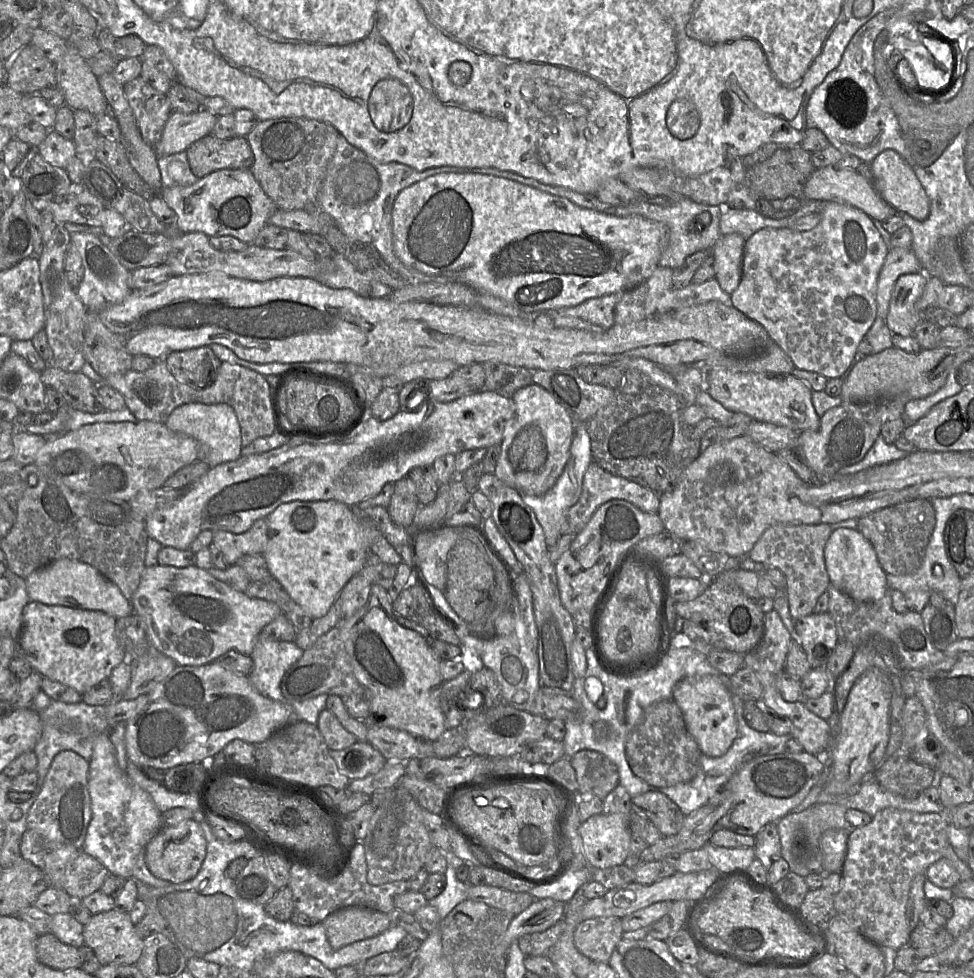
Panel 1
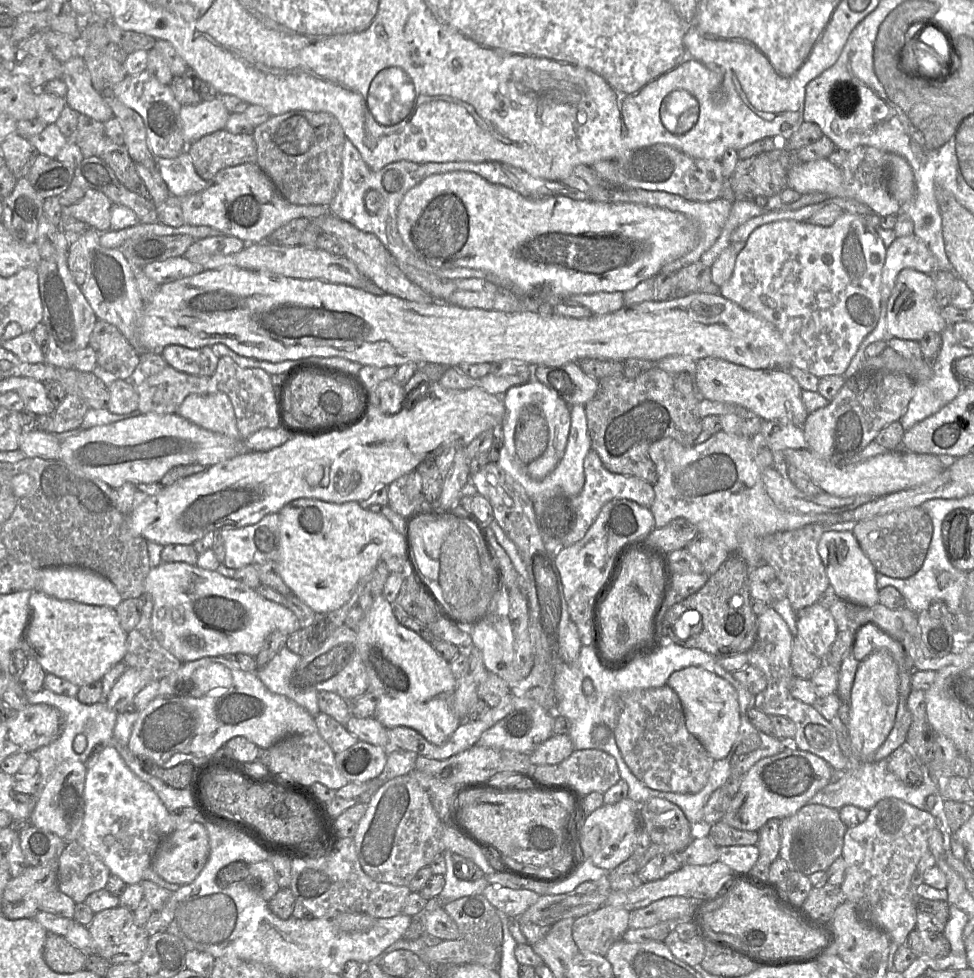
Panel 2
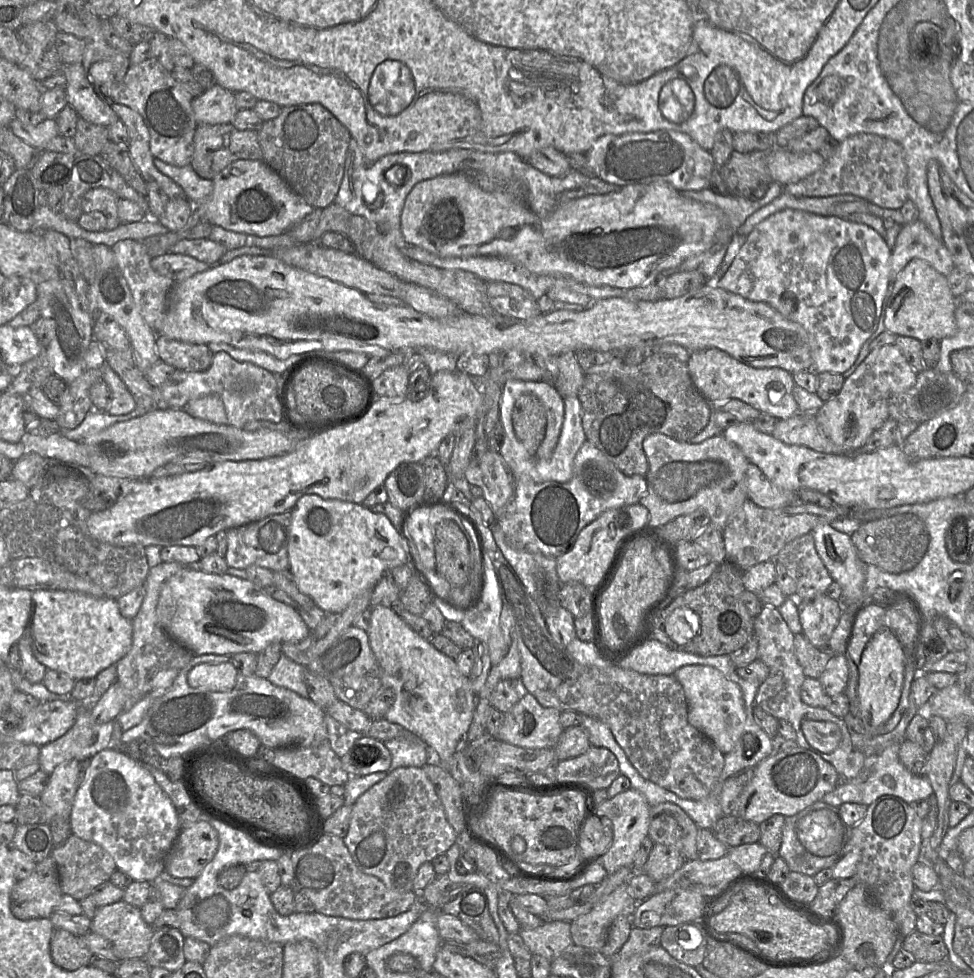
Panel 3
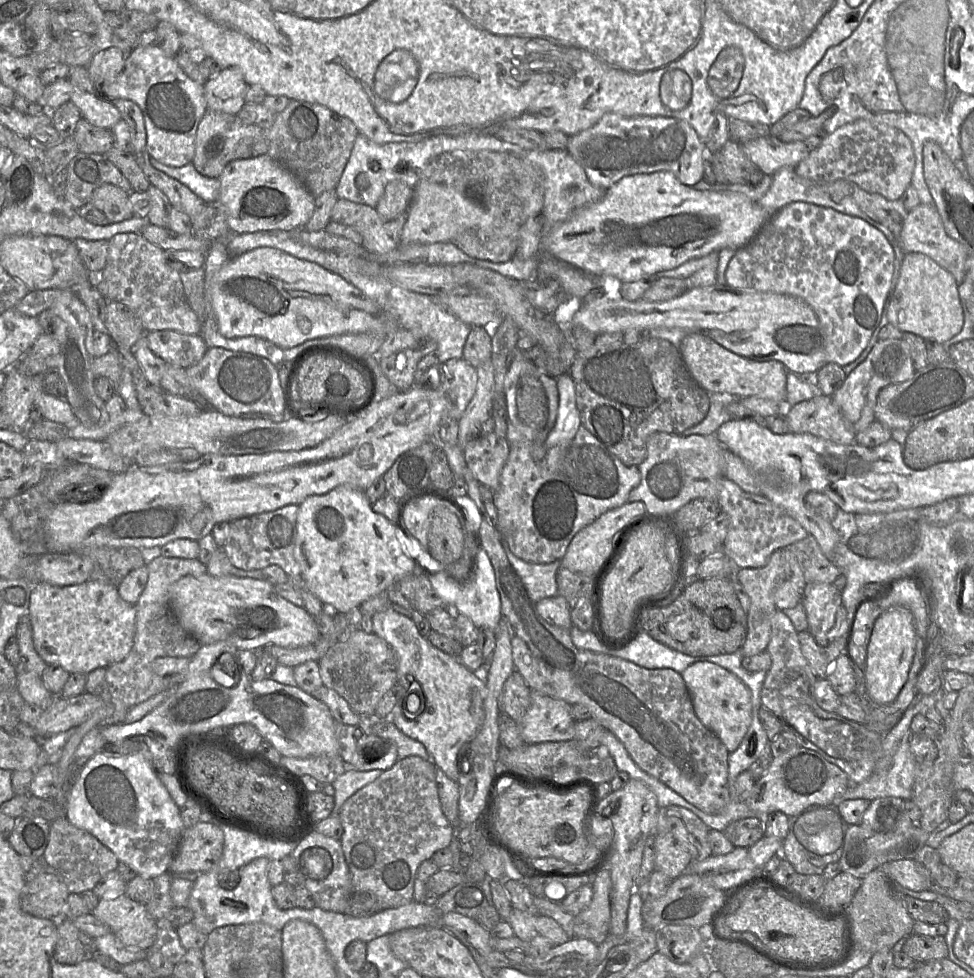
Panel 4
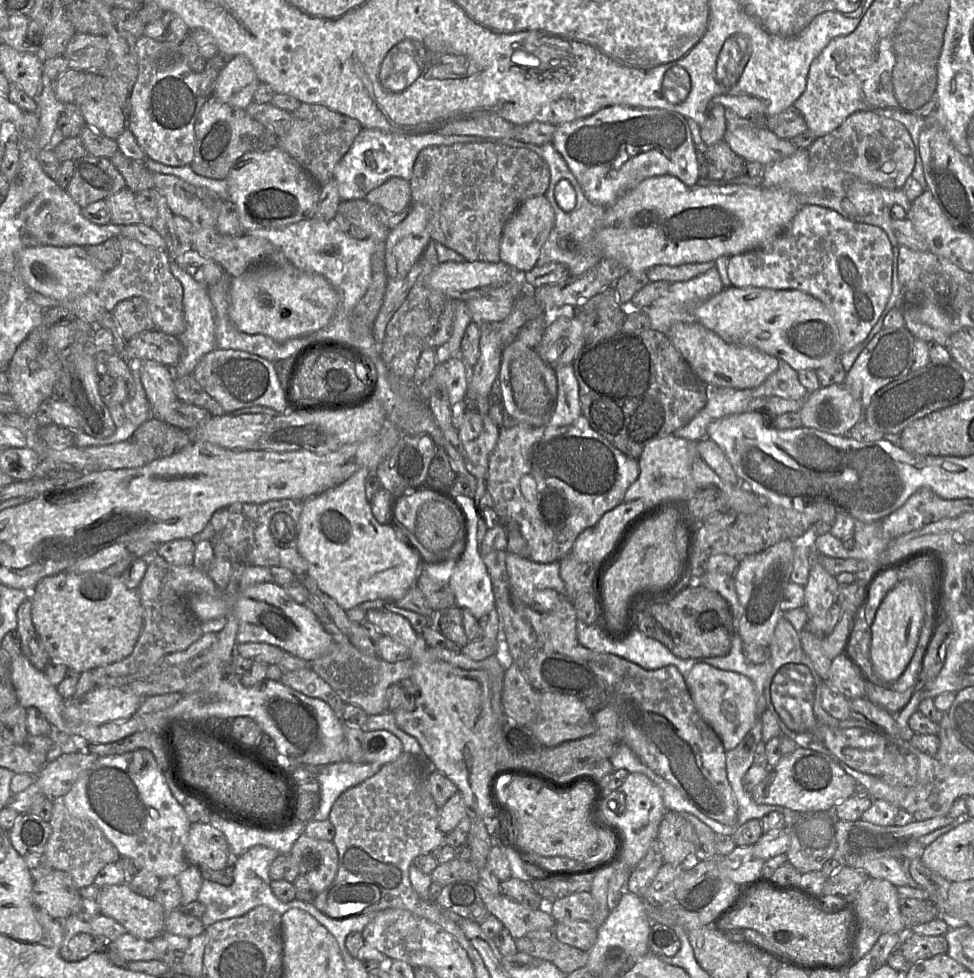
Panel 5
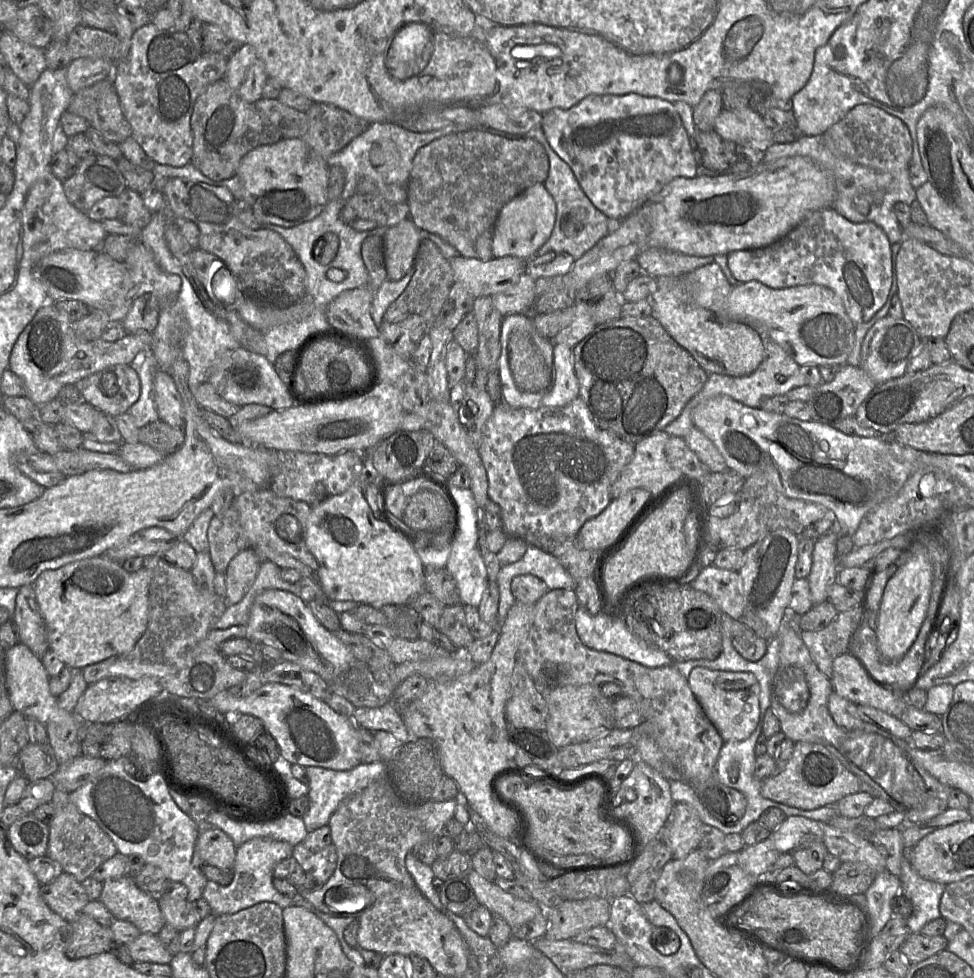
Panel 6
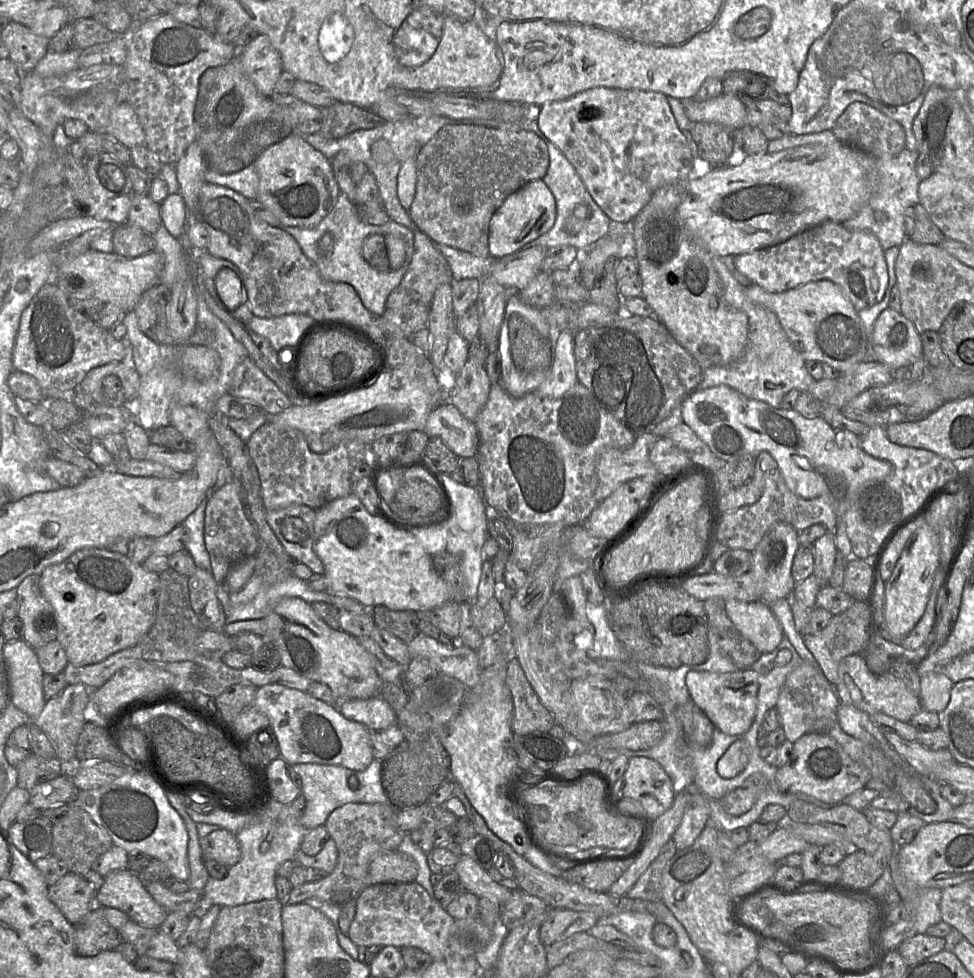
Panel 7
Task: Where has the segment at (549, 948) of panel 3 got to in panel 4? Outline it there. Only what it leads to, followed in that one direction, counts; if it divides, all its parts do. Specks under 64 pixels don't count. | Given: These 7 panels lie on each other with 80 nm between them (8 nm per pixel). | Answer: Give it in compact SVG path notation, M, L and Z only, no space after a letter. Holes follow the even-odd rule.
M513 908L506 921L512 927L515 936L526 942L537 936L546 938L552 945L563 944L570 939L553 918L541 914L532 916Z

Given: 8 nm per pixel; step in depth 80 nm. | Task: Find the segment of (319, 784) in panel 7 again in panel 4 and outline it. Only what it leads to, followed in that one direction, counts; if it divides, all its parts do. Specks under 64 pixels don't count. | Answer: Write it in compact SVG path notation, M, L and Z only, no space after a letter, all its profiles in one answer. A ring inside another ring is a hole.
M348 767L347 770L338 776L331 784L335 790L333 795L335 802L333 810L339 810L340 812L340 808L350 796L376 780L382 772L383 771L379 769L358 771Z

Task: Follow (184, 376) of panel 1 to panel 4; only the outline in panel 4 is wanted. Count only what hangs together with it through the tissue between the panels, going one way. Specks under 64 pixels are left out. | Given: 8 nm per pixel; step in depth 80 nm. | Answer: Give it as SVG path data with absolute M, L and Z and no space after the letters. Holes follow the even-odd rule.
M172 330L145 332L147 345L151 351L167 364L187 369L198 363L208 350L200 334L182 334Z

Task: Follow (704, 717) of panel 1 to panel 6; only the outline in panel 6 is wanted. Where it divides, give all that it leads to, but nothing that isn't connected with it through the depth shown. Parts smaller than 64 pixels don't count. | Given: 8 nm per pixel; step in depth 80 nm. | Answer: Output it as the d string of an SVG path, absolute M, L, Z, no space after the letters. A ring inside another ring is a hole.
M695 667L688 677L689 687L705 715L724 742L742 741L755 730L759 720L759 683L751 672L730 672Z

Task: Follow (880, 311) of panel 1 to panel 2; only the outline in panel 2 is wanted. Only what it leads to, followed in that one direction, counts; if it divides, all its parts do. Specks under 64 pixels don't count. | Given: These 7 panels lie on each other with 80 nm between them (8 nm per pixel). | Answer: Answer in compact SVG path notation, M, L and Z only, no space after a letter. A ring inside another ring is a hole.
M915 234L896 237L887 249L886 261L882 270L881 308L887 308L898 274L906 268L925 274L938 271L936 257Z

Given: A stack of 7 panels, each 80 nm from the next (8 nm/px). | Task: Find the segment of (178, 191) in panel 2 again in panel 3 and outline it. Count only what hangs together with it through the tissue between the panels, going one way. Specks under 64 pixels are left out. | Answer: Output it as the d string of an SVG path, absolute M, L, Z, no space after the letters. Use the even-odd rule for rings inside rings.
M154 157L154 165L162 174L179 185L183 189L186 199L193 204L203 202L213 191L213 181L200 177L191 164L178 167Z

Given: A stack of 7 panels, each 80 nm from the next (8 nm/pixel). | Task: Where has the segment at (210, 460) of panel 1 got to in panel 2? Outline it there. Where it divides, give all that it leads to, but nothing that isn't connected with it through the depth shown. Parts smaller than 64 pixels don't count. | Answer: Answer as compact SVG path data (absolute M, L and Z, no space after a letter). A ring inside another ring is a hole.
M222 392L189 395L176 413L206 430L232 439L241 438L233 406Z

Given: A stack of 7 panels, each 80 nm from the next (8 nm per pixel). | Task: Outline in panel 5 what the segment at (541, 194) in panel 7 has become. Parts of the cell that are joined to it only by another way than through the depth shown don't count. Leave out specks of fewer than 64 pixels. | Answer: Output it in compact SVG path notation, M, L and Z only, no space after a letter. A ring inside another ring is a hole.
M545 195L525 200L506 222L500 244L501 261L518 272L527 272L537 265L541 249L555 224L555 213Z

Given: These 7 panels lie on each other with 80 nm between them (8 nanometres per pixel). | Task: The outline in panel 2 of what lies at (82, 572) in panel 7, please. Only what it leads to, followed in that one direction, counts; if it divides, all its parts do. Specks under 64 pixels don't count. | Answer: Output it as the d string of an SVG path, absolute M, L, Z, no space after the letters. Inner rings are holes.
M35 590L29 599L27 620L18 647L27 657L33 657L47 674L53 674L81 687L101 681L115 664L123 661L127 652L127 636L128 633L120 626L116 609L58 600Z

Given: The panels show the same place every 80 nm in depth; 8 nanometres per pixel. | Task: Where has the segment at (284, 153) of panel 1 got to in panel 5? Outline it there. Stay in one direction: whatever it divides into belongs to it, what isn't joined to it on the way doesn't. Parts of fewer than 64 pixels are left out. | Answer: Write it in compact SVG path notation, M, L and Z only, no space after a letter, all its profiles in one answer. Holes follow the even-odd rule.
M301 103L296 111L292 112L292 118L291 127L278 139L278 146L296 160L319 187L322 187L334 178L335 166L352 146L362 125L358 120L318 103Z

